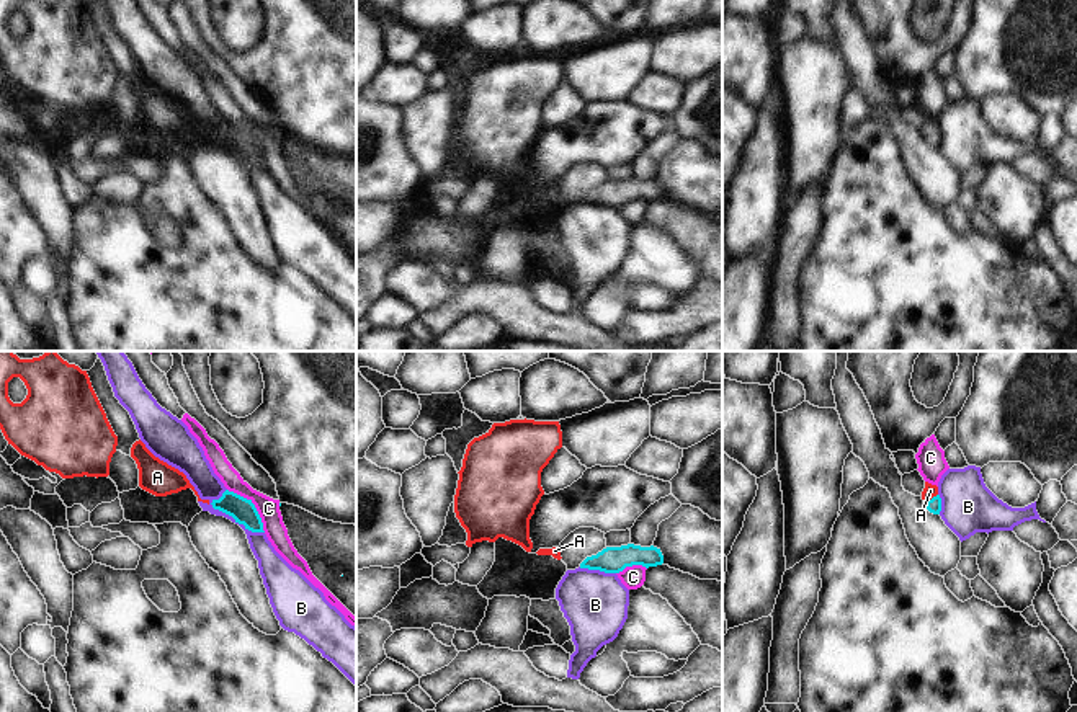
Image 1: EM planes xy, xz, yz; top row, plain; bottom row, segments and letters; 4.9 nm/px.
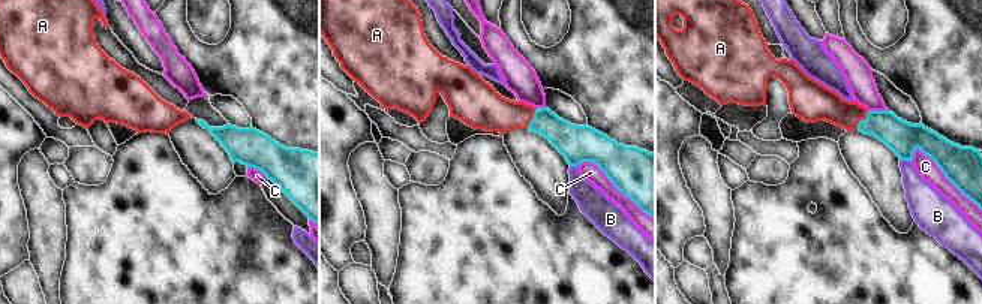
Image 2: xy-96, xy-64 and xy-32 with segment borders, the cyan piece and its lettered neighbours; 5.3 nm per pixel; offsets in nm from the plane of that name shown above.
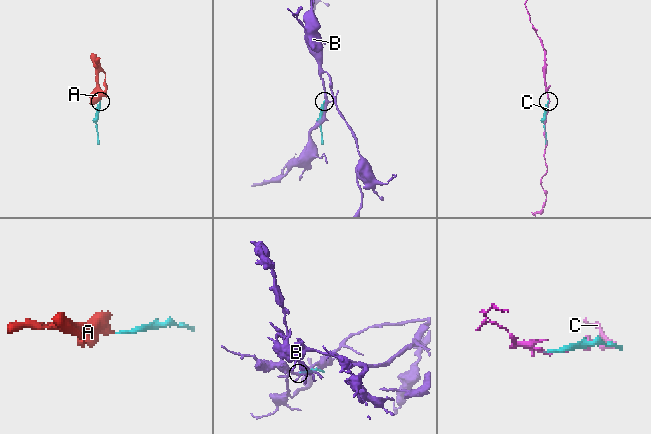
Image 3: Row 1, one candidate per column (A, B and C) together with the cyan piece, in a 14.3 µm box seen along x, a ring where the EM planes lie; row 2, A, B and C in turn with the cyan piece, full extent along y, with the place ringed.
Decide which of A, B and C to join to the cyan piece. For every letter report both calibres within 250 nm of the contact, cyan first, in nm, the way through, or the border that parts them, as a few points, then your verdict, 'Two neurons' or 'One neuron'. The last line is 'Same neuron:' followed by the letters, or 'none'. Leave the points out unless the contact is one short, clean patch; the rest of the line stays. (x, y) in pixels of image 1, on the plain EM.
A: Thickness 70 nm (cyan) against 70 nm. Path across: yz (933, 139), (932, 133), (930, 124). One neuron
B: Thickness 120 nm (cyan) against 130 nm. Two neurons
C: Thickness 120 nm (cyan) against 110 nm. Two neurons
Same neuron: A.

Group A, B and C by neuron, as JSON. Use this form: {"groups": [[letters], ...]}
{"groups": [["A"], ["B"], ["C"]]}

